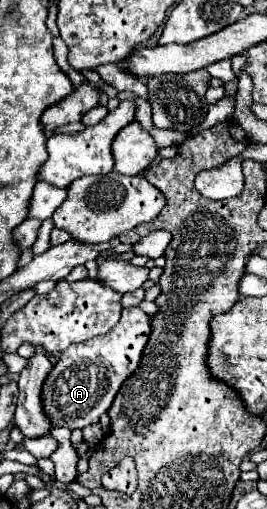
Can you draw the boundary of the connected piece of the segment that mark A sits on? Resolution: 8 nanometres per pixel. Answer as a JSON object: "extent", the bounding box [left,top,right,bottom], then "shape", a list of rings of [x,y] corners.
{"extent":[43,308,151,430],"shape":[[[123,308],[121,320],[103,336],[95,336],[93,340],[87,342],[79,342],[69,346],[57,360],[57,364],[53,366],[53,370],[49,372],[45,384],[43,384],[43,408],[45,414],[49,416],[53,426],[67,426],[71,430],[75,428],[85,428],[89,424],[99,422],[101,414],[105,414],[119,390],[119,386],[133,374],[133,370],[139,366],[143,348],[149,340],[151,334],[151,320],[149,316],[141,310],[141,308]]]}

